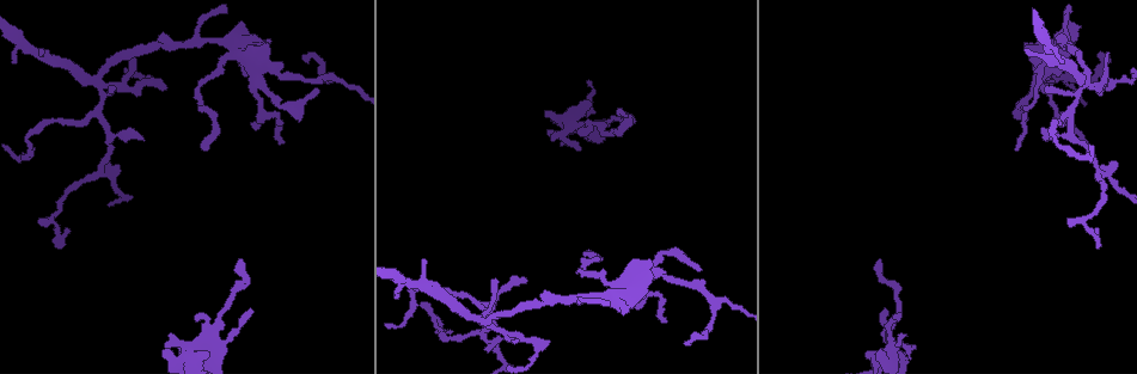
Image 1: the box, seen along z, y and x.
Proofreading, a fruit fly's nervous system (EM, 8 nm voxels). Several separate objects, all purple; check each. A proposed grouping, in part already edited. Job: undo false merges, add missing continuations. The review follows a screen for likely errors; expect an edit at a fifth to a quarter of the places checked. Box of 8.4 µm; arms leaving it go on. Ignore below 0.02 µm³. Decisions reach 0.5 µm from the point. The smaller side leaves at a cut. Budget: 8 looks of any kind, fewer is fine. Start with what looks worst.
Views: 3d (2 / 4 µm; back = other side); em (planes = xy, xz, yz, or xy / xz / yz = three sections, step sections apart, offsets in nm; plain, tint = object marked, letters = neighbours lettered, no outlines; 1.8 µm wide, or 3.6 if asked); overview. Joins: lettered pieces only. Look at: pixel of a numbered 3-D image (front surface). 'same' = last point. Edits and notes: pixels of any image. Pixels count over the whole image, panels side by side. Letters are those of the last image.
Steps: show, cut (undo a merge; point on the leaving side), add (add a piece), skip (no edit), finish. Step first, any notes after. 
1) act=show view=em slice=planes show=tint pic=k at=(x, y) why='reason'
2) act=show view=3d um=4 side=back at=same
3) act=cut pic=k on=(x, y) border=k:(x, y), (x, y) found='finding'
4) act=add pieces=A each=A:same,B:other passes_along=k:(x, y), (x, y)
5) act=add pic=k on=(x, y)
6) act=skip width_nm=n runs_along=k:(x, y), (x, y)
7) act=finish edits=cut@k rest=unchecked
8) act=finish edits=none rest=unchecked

act=show view=em slice=planes show=letters pic=1 at=(194, 339) why='touches itself'

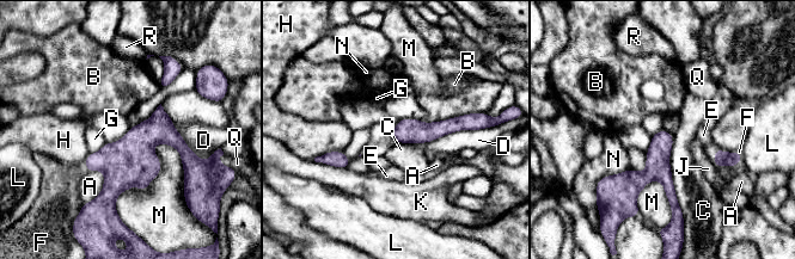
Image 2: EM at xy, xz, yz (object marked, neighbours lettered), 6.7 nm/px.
act=add pieces=F each=A:other,B:other,C:other,D:other,E:other,F:same,G:other,H:other,J:other,K:other,L:other,M:other,N:other,Q:other,R:other found='the neuron continues'

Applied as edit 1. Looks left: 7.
act=show view=overview why='see it whole again'

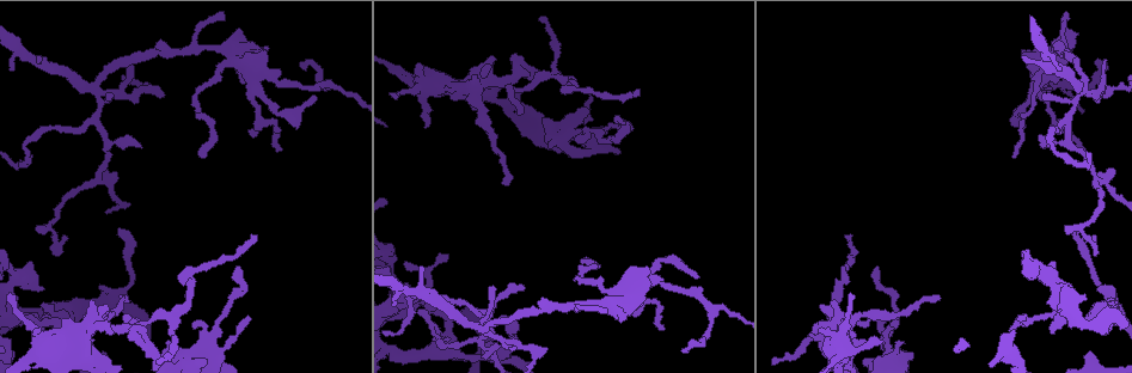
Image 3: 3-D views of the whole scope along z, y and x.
act=show view=em slice=xy step=16 show=tint pic=3 at=(1040, 96) why='three arms meet'

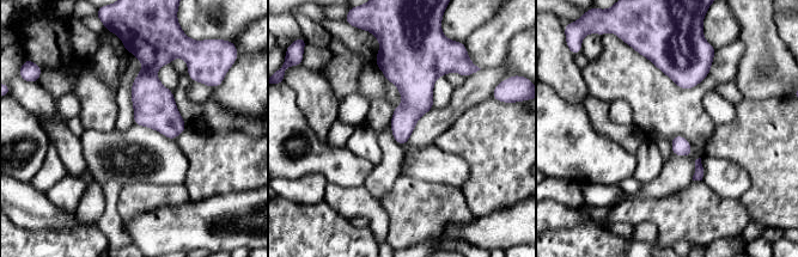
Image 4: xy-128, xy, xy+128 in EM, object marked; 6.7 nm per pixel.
act=show view=em slice=yz step=16 show=letters at=same why='cut it another way'

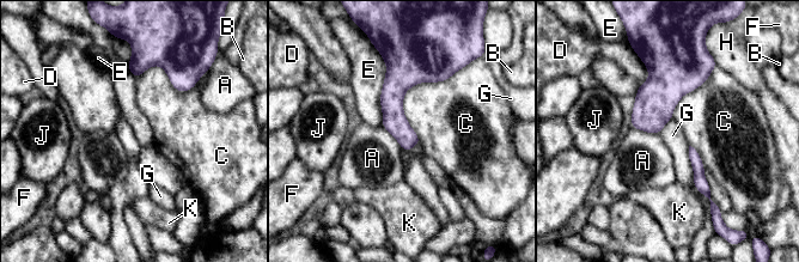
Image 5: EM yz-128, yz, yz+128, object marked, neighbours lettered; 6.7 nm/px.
act=skip width_nm=60 each=A:other,B:other,C:other,D:other,E:other,F:other,G:other,H:other,J:other,K:other found='all the same neuron'

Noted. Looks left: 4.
act=show view=em slice=planes show=letters pic=3 at=(1043, 148) why='thin end'

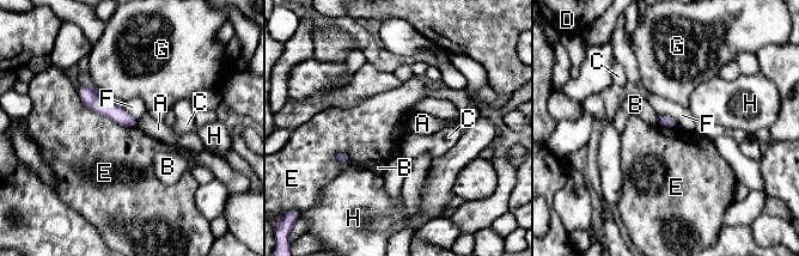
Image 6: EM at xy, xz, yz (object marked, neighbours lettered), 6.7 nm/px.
act=skip each=A:other,B:other,C:other,D:other,E:other,F:other,G:other,H:other runs_along=6:(80, 90), (133, 125) found='none of them fits'

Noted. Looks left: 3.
act=finish edits=add@2 rest=unchecked

